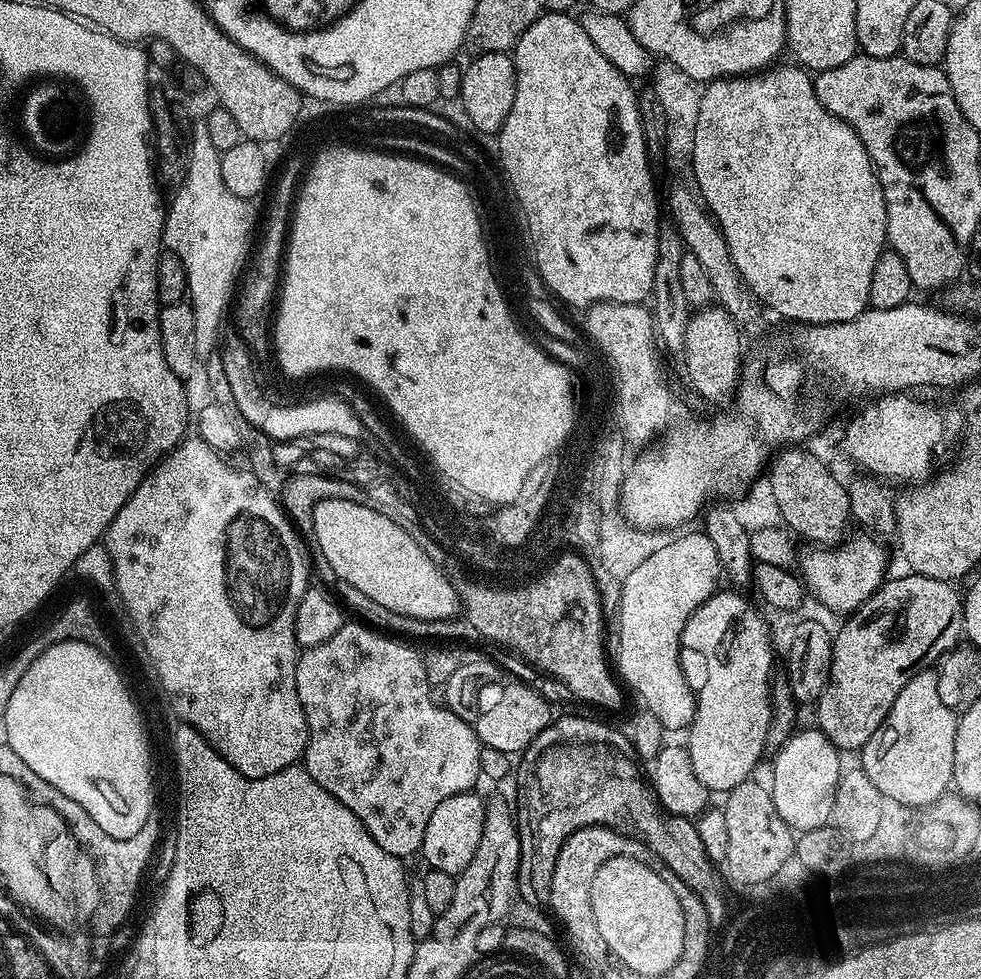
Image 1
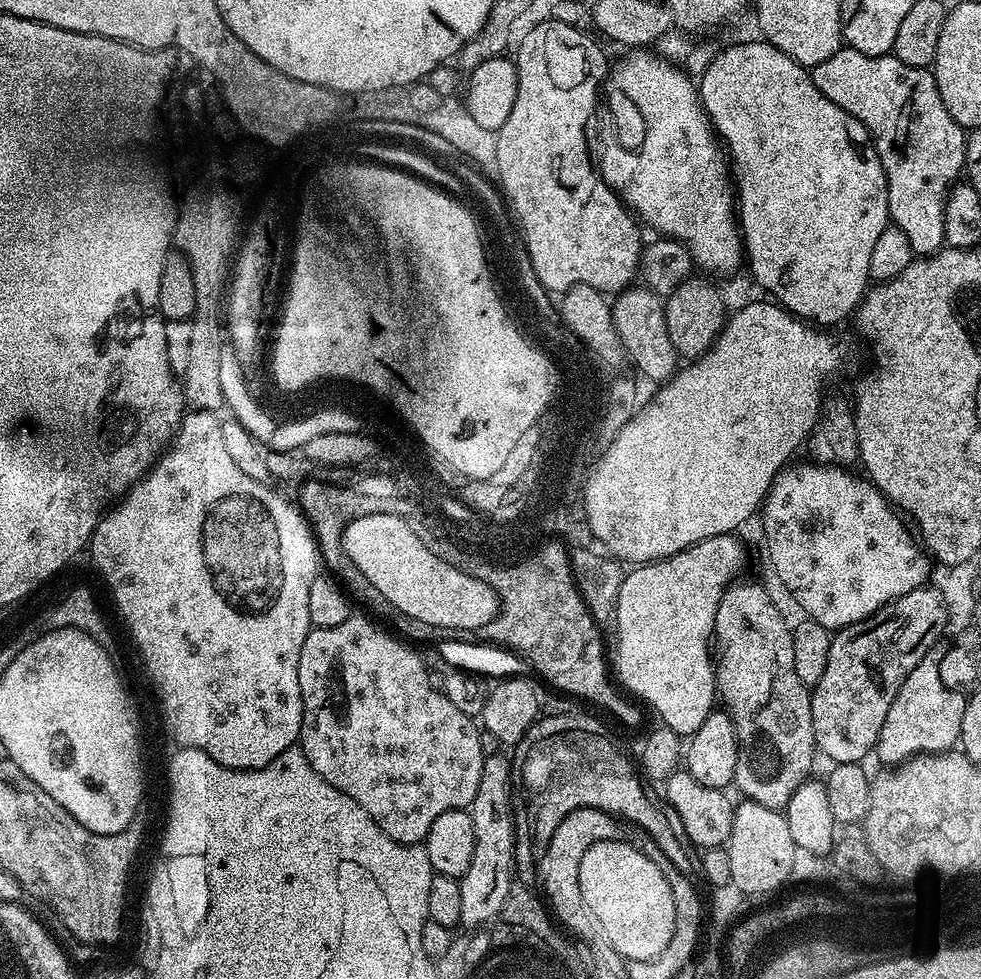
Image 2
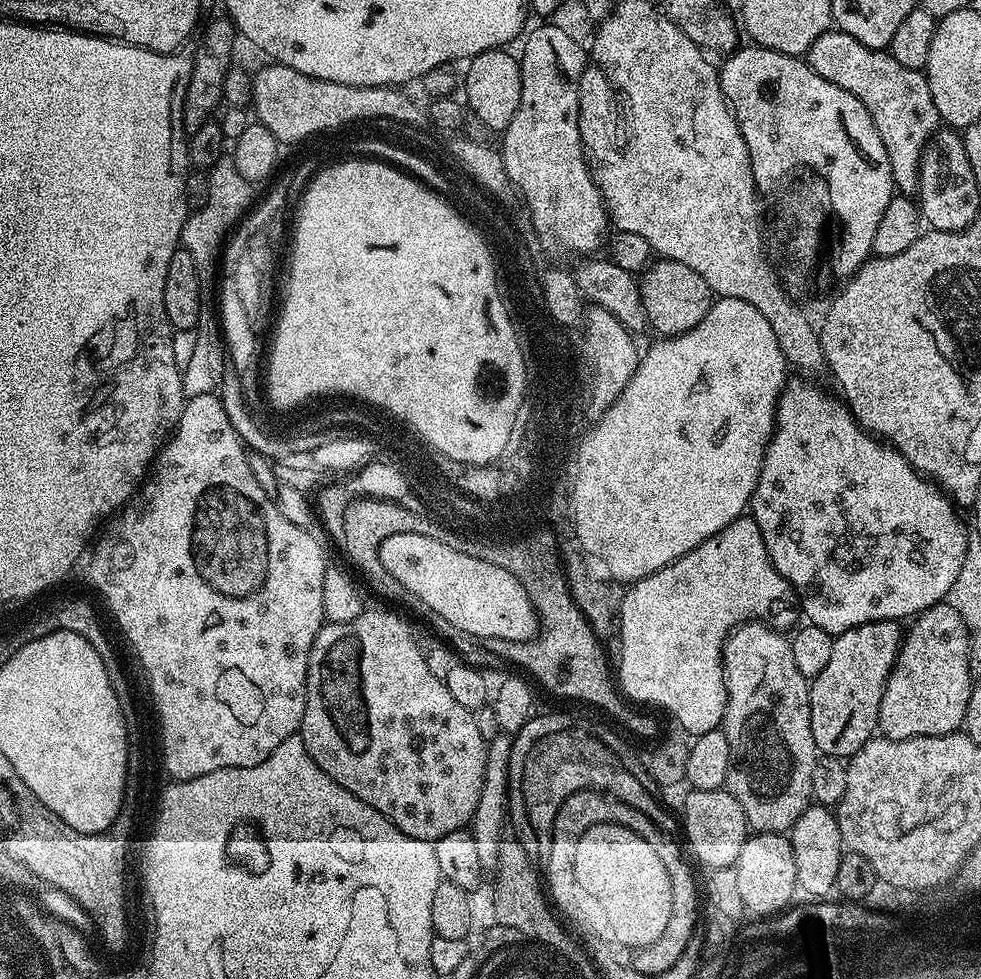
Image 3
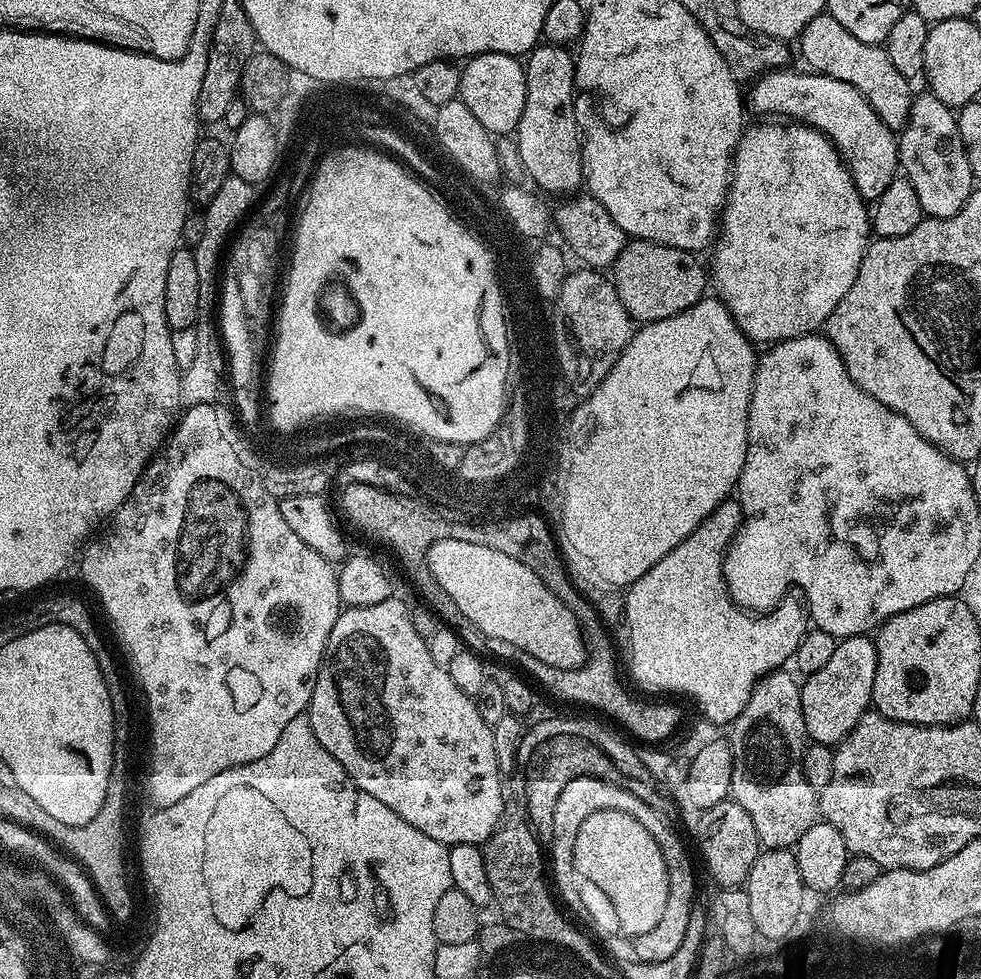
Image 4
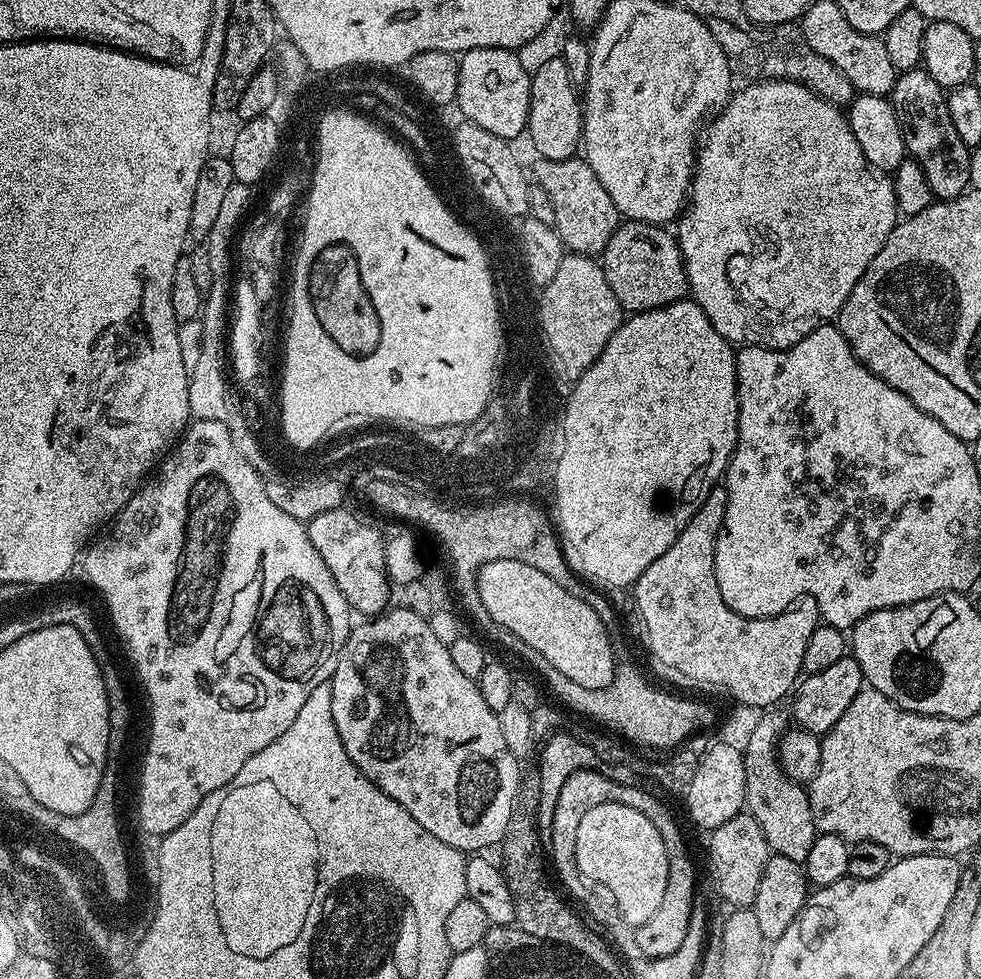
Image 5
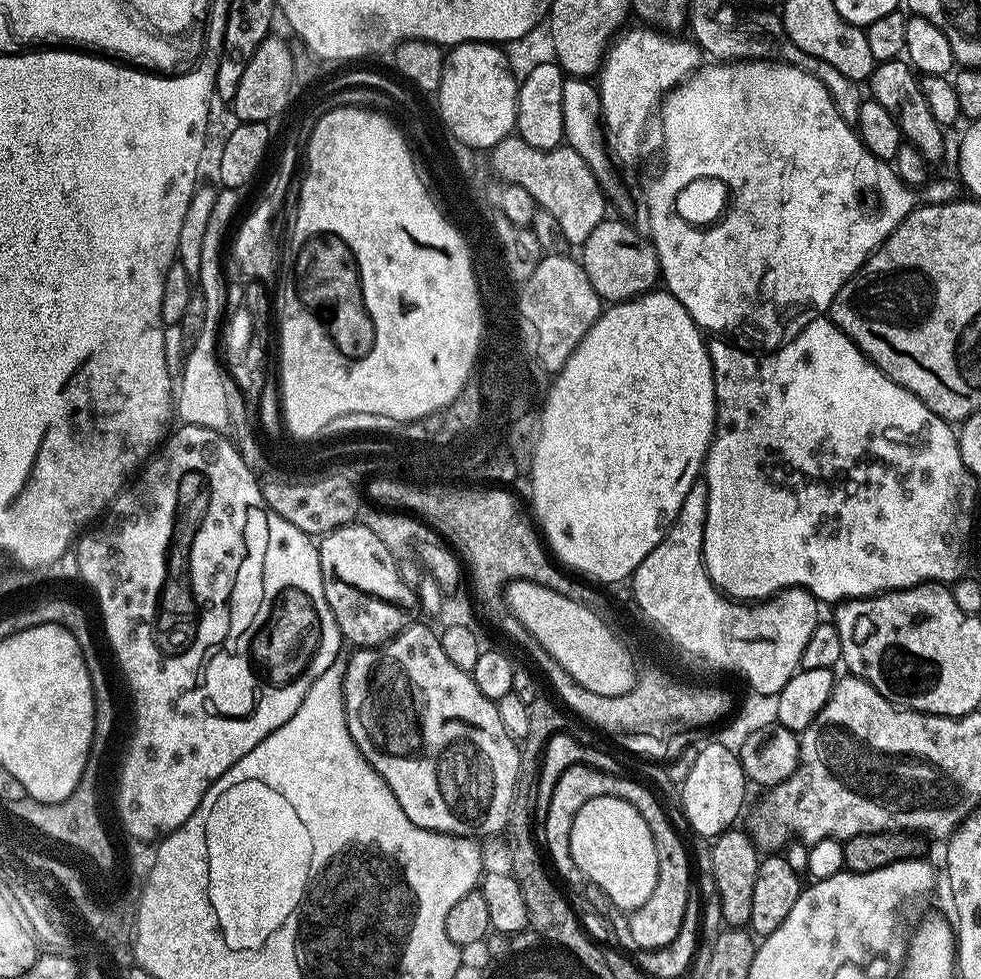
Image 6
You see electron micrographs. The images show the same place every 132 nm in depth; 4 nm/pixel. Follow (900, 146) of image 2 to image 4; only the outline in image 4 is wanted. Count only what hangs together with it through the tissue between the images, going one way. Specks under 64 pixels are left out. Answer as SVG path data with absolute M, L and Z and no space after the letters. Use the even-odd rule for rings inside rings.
M821 14L810 18L806 26L800 32L798 45L800 44L800 56L805 60L811 71L818 72L822 76L838 78L838 82L850 82L854 90L858 90L870 102L870 106L882 118L882 122L888 128L899 130L908 121L910 106L914 95L913 85L902 74L898 74L894 62L890 62L887 47L879 44L867 44L858 42L838 18Z

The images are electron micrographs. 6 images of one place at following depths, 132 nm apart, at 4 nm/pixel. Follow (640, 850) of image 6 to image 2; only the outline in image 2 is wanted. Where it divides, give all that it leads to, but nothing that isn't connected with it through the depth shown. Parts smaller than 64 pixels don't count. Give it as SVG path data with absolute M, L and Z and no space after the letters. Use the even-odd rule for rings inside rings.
M622 840L594 842L582 854L578 882L585 905L603 923L611 945L625 961L649 960L670 946L670 934L676 932L674 897L670 894L670 882L662 878L662 870L646 854Z

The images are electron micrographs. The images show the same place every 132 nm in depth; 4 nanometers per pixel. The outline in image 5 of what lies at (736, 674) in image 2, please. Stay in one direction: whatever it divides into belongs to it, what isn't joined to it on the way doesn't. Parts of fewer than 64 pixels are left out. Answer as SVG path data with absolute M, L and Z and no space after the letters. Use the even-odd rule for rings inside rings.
M770 713L761 715L742 748L746 772L745 805L749 815L762 826L763 837L766 838L769 849L775 855L785 856L796 864L803 865L816 836L815 824L809 810L807 791L780 769L775 751L784 726L778 715Z

